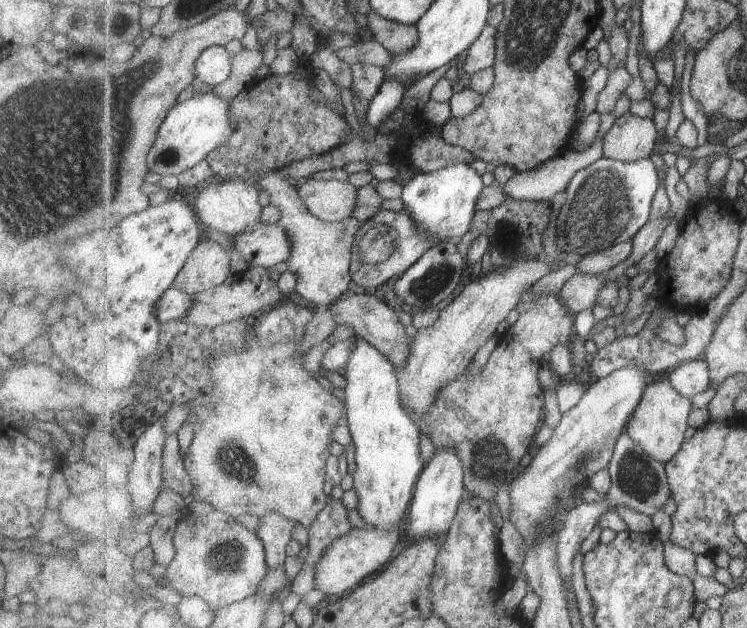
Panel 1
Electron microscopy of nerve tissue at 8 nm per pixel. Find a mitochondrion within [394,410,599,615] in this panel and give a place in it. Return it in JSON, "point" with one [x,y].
{"point":[489,458]}

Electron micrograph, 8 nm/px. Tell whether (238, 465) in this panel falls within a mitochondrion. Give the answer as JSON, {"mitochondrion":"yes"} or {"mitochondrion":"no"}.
{"mitochondrion":"yes"}

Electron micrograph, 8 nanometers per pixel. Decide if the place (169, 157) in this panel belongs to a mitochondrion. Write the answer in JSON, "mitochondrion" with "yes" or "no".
{"mitochondrion":"yes"}

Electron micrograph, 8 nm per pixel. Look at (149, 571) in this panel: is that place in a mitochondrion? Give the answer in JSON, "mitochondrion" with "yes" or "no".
{"mitochondrion":"no"}

